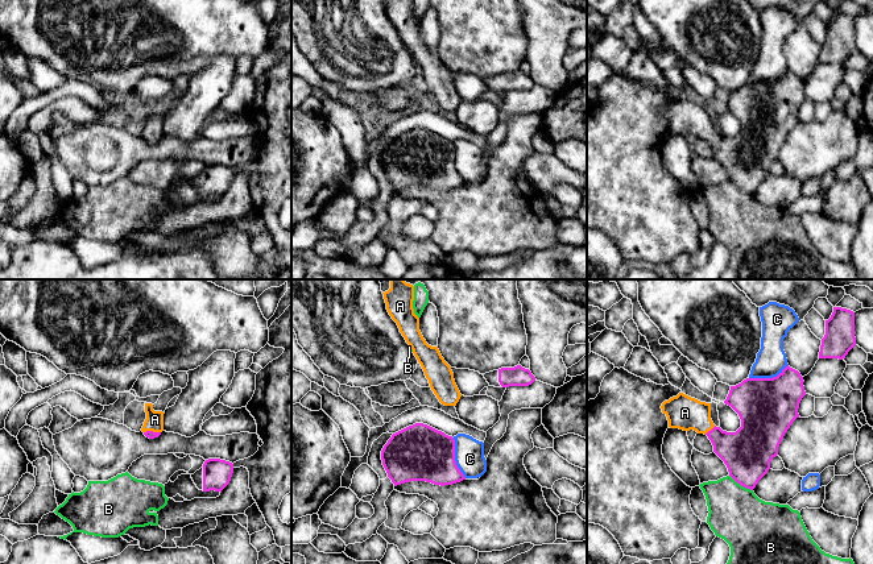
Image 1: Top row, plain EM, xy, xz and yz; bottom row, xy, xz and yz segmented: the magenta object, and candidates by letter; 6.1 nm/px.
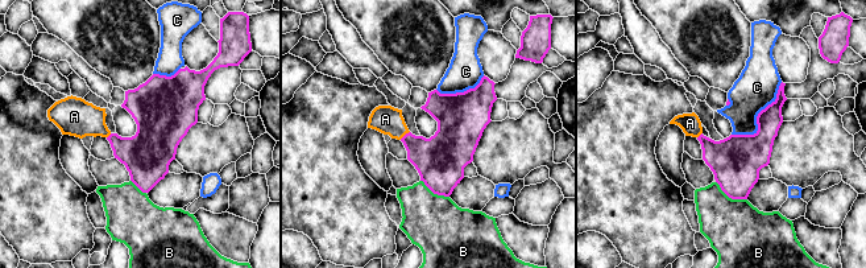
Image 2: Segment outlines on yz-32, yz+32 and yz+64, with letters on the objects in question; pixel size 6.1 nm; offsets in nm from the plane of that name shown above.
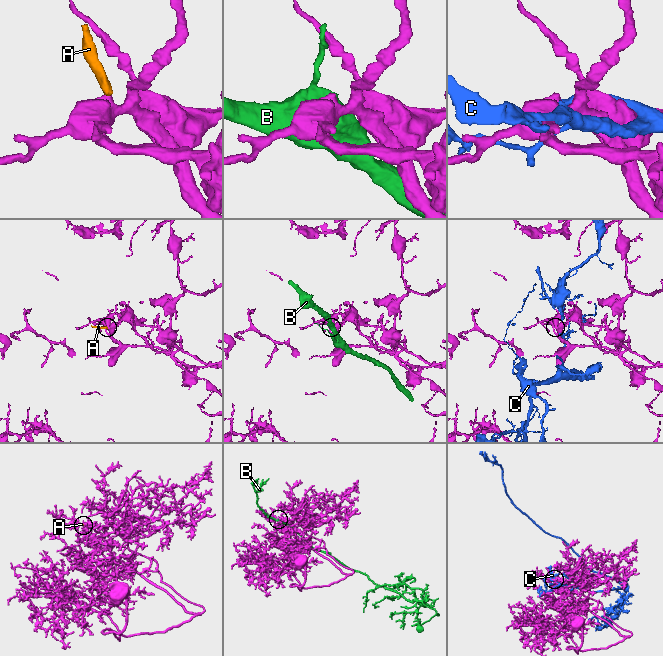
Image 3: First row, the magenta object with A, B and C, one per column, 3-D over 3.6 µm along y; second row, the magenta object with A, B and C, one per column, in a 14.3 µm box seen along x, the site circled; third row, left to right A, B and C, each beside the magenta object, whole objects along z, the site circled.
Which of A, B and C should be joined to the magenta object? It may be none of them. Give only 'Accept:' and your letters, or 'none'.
Accept: A

